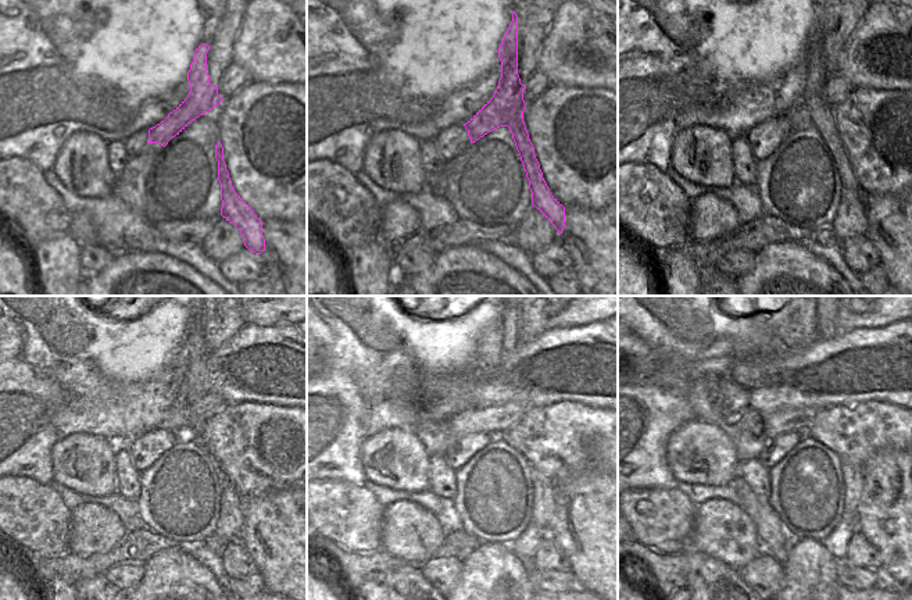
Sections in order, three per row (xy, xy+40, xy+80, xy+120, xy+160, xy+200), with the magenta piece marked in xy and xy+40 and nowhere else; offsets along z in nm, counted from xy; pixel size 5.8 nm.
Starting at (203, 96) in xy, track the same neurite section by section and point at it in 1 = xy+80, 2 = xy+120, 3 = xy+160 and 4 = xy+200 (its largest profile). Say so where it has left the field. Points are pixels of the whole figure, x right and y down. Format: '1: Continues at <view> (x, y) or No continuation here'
1: Continues at xy+80 (812, 110)
2: Continues at xy+120 (199, 356)
3: Continues at xy+160 (510, 338)
4: Continues at xy+200 (828, 324)

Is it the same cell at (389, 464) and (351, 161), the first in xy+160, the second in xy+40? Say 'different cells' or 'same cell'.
different cells

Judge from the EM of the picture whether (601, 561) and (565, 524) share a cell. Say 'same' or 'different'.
same

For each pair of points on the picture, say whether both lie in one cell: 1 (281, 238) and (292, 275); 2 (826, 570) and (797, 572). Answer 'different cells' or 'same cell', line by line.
1: same cell
2: same cell

